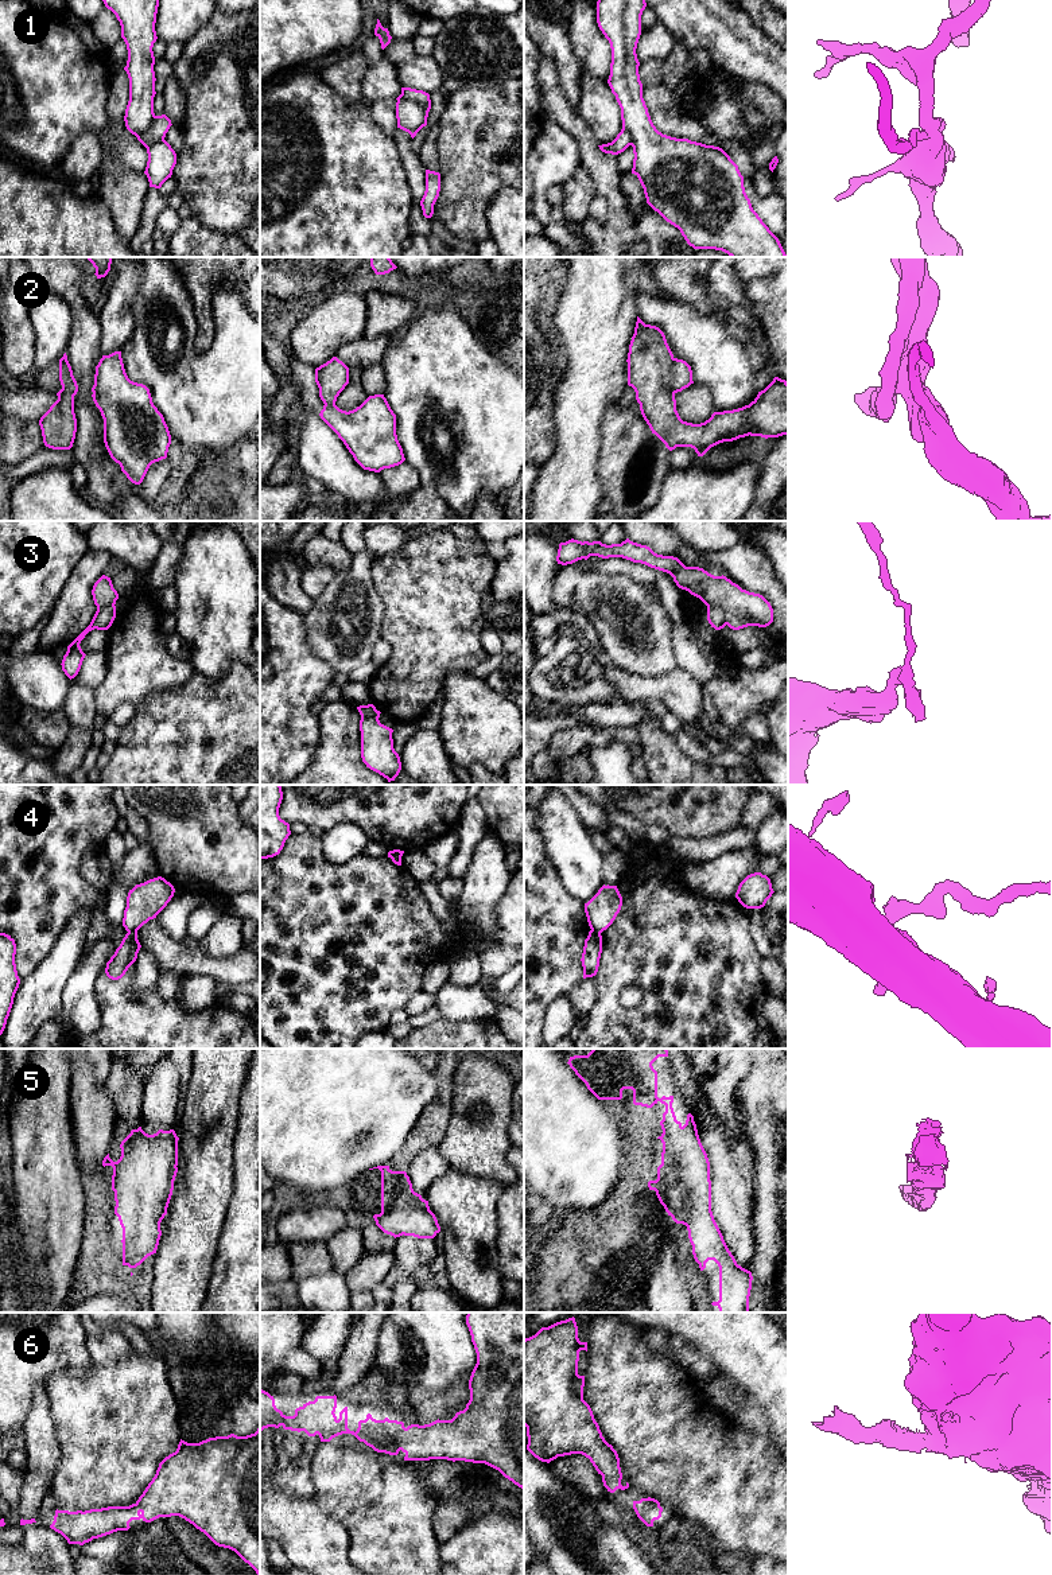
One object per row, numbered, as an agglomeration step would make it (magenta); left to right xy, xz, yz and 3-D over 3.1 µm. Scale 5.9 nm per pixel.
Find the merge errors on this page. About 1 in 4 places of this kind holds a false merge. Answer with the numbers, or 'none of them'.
1, 2, 3, 4

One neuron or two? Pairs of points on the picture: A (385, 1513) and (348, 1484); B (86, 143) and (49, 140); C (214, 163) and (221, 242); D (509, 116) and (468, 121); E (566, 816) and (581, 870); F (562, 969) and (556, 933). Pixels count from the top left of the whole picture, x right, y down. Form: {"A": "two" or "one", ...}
{"A": "one", "B": "two", "C": "two", "D": "one", "E": "one", "F": "one"}

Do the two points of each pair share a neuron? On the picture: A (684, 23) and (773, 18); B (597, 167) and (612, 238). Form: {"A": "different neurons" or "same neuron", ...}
{"A": "different neurons", "B": "same neuron"}

